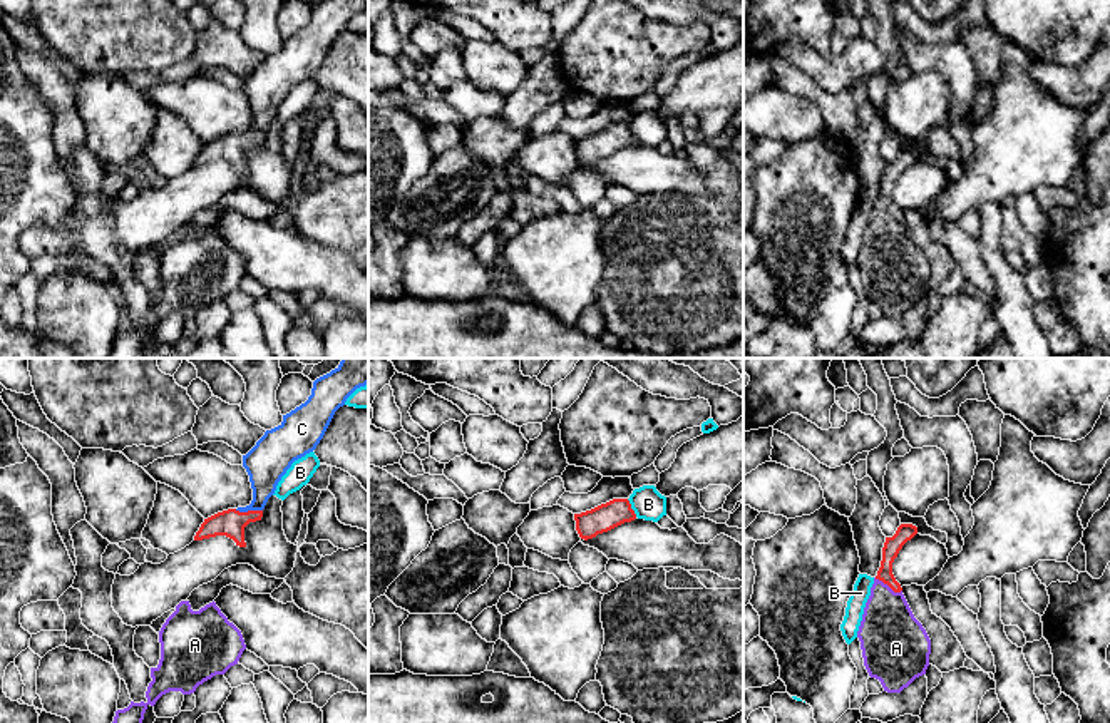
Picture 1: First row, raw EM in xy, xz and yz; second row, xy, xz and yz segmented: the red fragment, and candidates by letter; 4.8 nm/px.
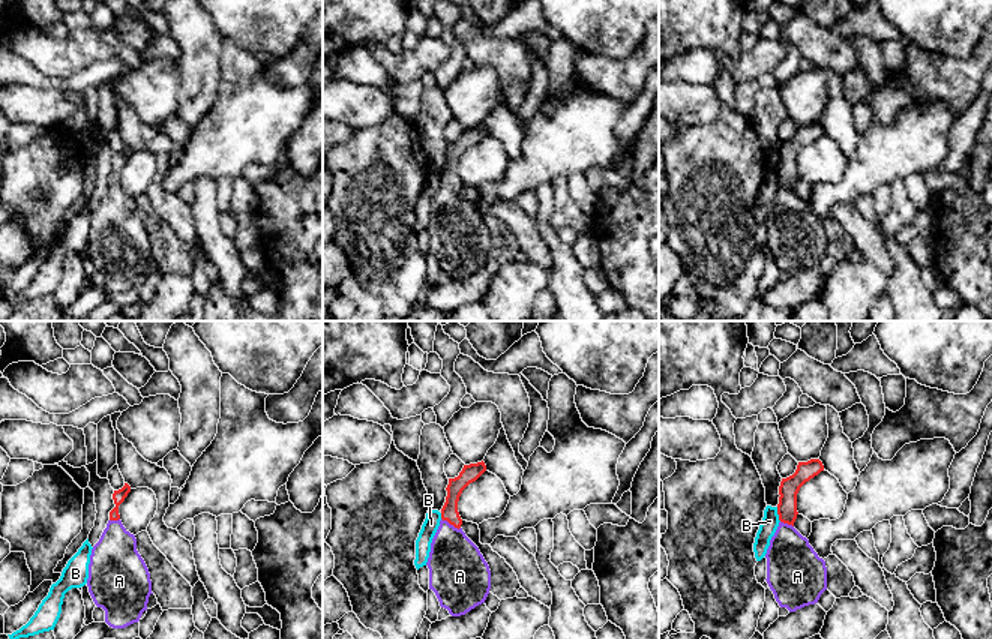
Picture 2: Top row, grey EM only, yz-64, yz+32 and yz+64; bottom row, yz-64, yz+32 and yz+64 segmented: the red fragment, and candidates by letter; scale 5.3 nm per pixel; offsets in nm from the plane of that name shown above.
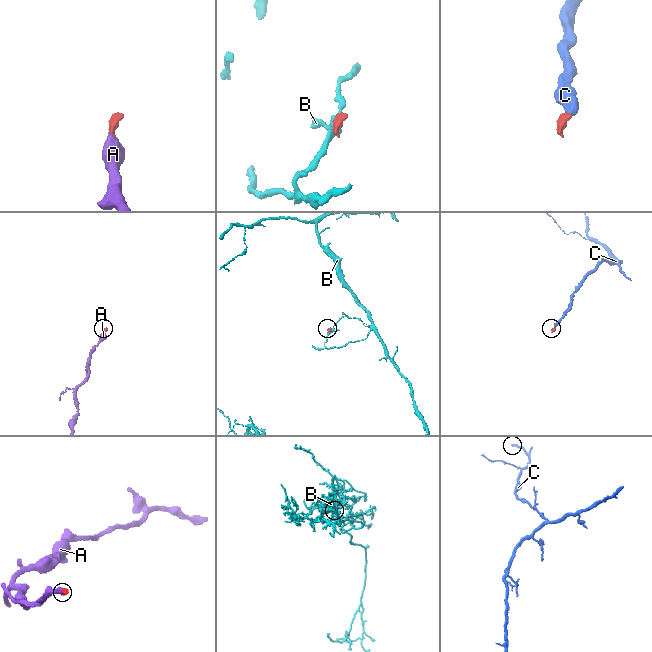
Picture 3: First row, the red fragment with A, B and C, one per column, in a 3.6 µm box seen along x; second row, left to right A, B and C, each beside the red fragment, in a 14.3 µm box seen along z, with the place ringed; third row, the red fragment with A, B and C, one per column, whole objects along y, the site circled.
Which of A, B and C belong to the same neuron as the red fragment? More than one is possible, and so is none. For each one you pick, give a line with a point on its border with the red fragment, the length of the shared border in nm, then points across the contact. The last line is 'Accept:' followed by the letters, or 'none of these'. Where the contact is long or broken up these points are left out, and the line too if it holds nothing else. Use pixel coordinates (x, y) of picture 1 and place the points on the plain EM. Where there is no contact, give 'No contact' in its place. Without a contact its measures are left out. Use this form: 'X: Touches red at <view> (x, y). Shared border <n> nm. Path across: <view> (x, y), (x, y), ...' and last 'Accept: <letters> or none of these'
A: Touches red at yz (888, 210). Shared border 150 nm. Path across: yz (893, 169), (886, 188), (888, 210), (889, 260)
C: Touches red at xy (248, 136). Shared border 140 nm. Path across: xy (231, 148), (248, 136), (260, 124), (267, 87)
Accept: A, C

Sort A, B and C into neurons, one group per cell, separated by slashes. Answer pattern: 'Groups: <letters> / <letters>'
Groups: A C / B

